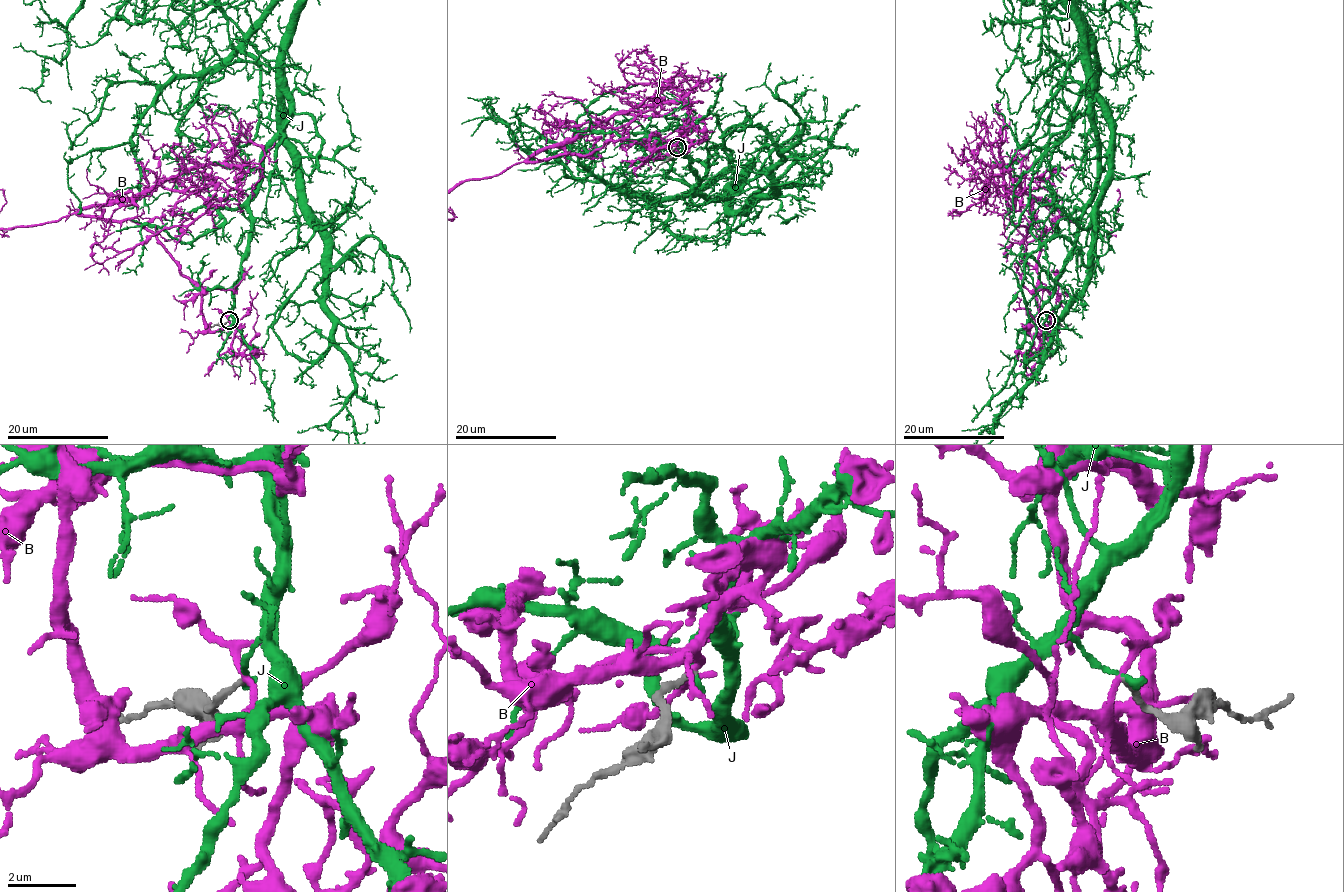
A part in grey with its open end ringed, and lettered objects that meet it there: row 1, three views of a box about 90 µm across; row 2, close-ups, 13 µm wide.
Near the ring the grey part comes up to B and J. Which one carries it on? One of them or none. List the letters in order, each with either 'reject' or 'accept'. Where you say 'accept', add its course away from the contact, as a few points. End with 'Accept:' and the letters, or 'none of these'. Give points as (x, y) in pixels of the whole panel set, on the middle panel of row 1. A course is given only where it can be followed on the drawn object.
B: reject
J: reject
Accept: none of these

